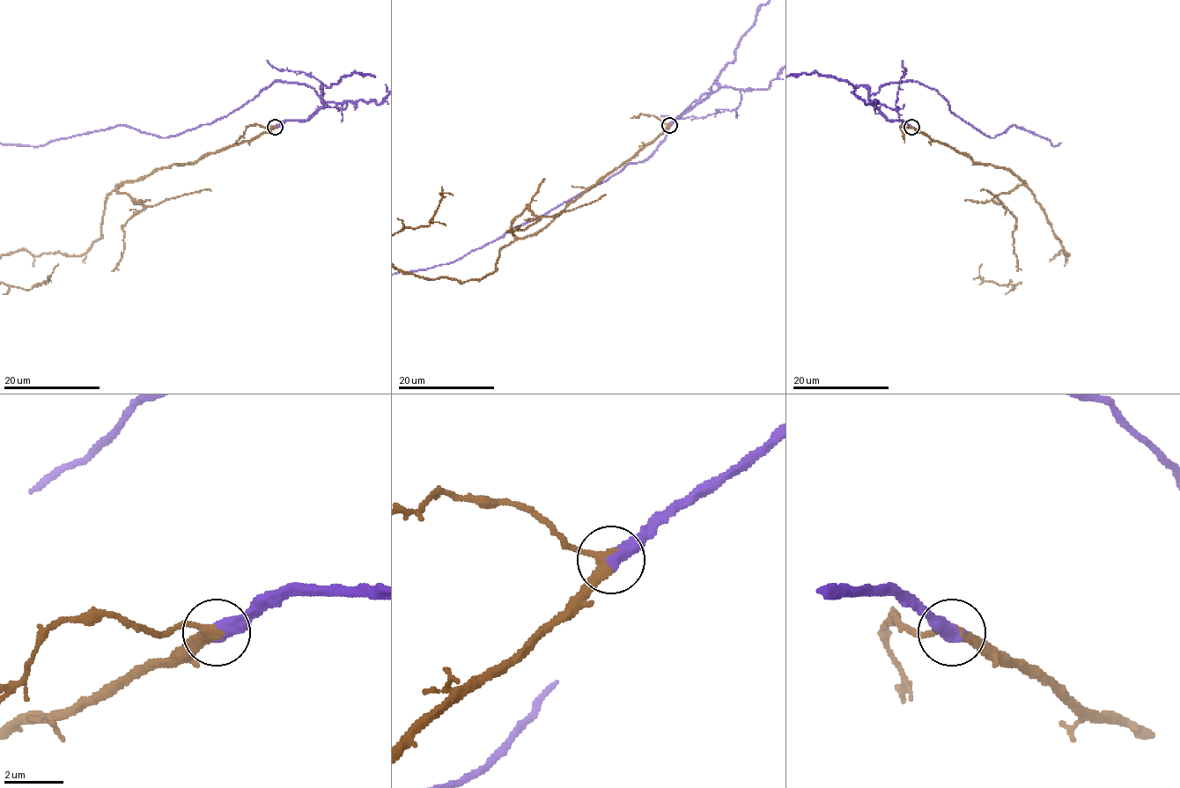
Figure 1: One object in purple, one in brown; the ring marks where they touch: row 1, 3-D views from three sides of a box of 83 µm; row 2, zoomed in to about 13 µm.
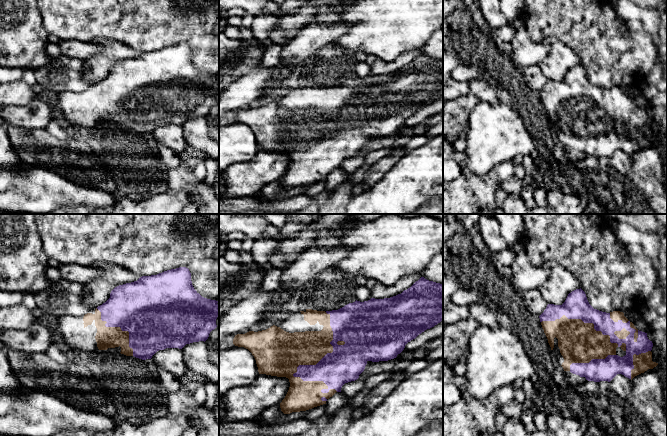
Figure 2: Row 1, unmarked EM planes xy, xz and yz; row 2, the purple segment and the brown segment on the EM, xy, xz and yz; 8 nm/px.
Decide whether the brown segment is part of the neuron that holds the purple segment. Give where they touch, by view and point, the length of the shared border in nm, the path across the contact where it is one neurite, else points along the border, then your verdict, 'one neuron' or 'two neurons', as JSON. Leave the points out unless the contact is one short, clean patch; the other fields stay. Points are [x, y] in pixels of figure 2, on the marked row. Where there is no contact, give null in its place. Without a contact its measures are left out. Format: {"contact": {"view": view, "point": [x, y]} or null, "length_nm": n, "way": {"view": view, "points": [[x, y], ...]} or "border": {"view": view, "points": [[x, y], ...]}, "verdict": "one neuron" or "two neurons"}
{"contact": {"view": "xz", "point": [308, 365]}, "length_nm": 650, "verdict": "one neuron"}

